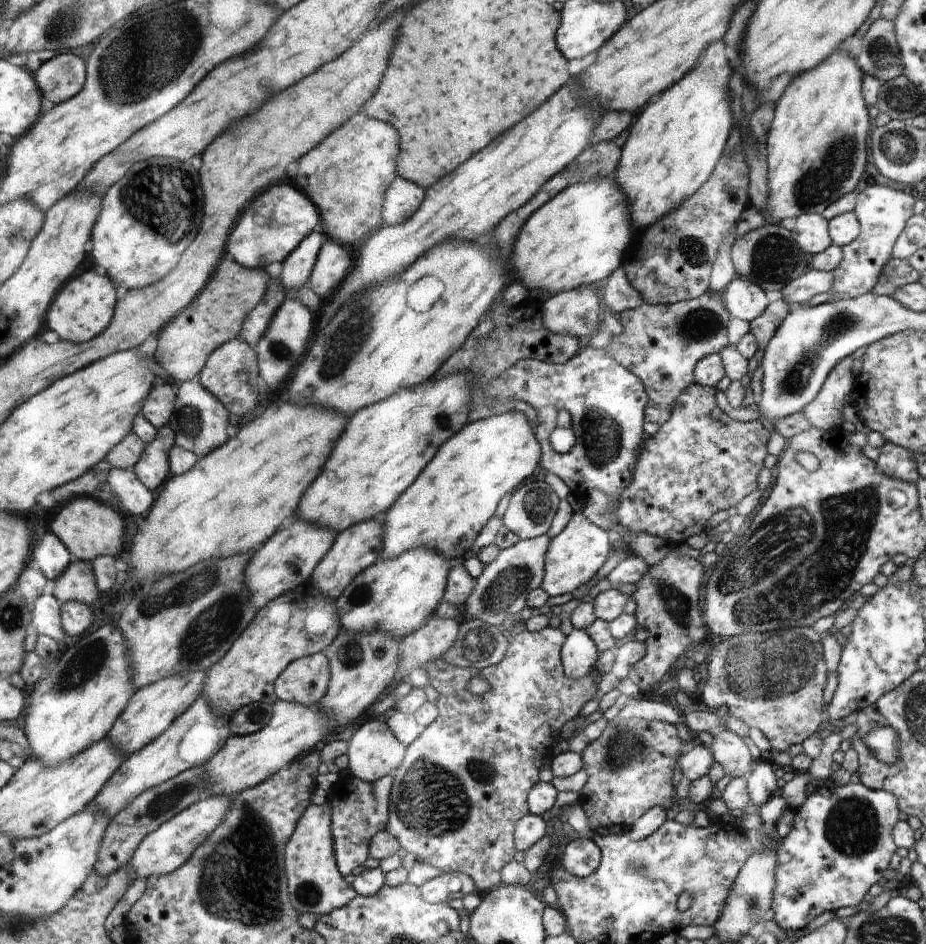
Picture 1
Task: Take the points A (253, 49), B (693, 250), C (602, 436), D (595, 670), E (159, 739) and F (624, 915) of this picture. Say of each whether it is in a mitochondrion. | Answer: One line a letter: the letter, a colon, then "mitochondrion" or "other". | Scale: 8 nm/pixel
A: other
B: mitochondrion
C: mitochondrion
D: other
E: other
F: other

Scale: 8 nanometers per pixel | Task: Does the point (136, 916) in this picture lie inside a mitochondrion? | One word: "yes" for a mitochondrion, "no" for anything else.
no

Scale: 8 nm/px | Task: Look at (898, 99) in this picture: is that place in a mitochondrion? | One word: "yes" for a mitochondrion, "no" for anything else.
yes

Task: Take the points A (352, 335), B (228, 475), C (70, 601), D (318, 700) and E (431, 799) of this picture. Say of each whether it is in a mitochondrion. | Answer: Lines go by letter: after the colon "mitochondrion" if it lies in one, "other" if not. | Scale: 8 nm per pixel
A: mitochondrion
B: other
C: other
D: other
E: mitochondrion

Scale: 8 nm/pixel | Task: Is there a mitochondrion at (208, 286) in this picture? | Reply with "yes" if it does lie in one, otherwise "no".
no

